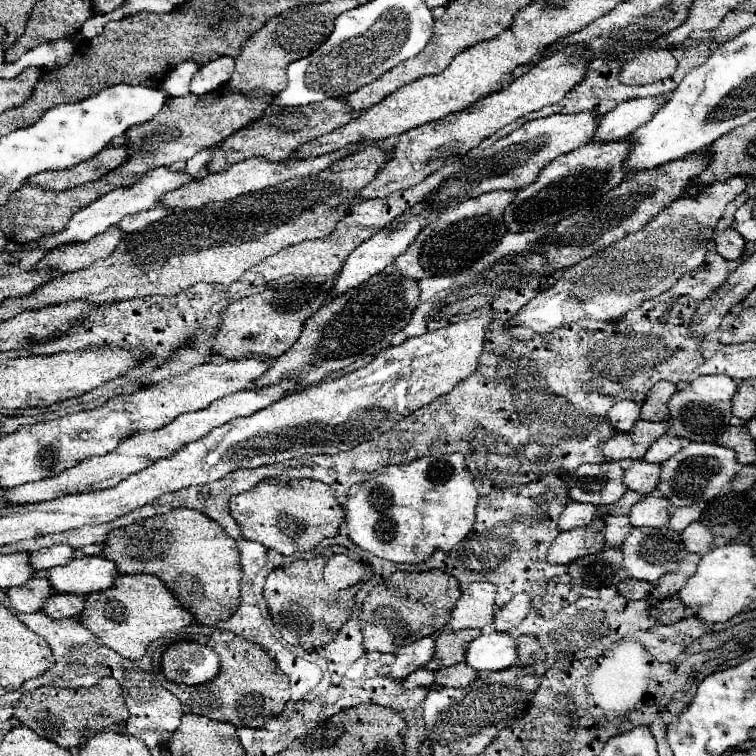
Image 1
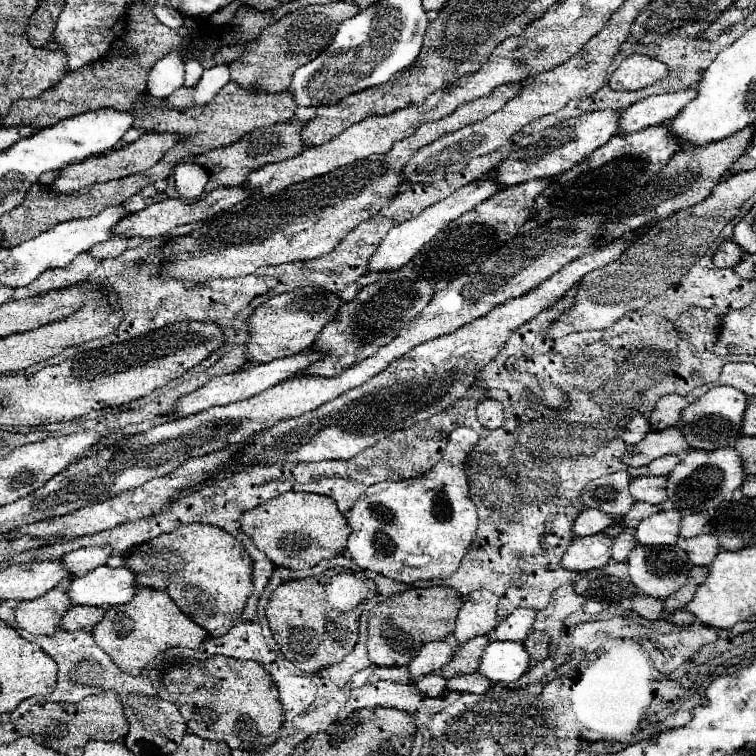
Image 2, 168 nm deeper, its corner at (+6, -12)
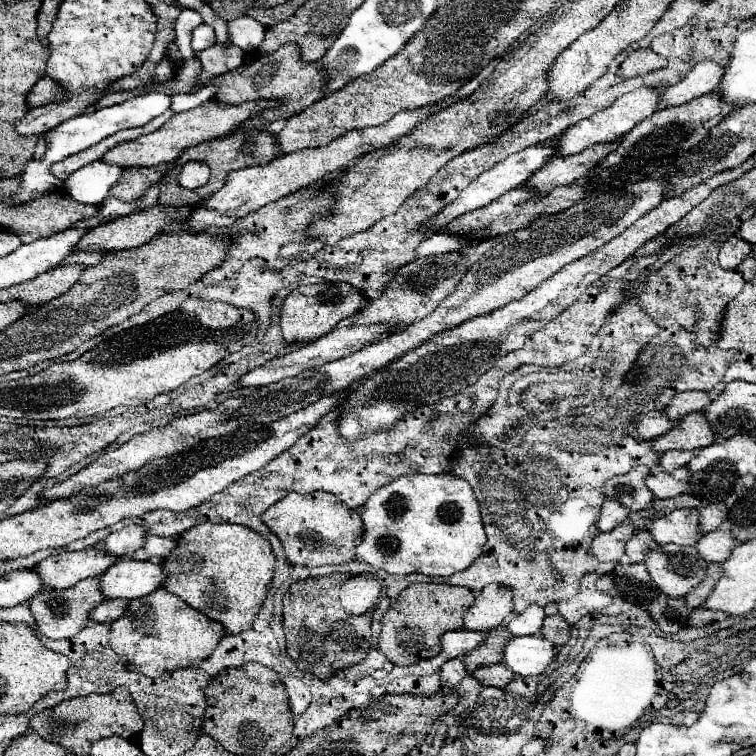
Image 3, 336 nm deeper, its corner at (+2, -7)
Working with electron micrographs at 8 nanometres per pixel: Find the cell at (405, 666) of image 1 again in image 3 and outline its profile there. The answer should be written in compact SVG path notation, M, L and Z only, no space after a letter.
M468 629L450 631L450 633L442 635L440 647L442 647L442 653L444 653L448 659L460 657L460 655L464 657L464 655L468 655L474 647L478 647L484 637L486 637L486 631L468 631Z

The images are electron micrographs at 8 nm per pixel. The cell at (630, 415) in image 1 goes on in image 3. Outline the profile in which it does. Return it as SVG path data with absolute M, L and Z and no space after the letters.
M650 411L644 419L638 421L636 425L636 431L642 439L654 439L654 437L660 437L664 435L666 431L670 431L674 427L674 423L662 413L662 411Z

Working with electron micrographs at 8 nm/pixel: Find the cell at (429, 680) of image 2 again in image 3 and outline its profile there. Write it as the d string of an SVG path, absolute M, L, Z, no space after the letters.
M450 659L440 667L440 681L442 687L456 687L462 679L466 677L466 669L464 669L464 661L462 659Z

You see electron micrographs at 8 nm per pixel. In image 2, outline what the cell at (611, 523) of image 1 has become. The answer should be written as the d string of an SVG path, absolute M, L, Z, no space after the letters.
M630 530L622 532L618 538L614 538L612 558L614 558L616 562L626 562L626 560L628 560L628 552L630 552L634 546L638 546L636 536L634 536Z

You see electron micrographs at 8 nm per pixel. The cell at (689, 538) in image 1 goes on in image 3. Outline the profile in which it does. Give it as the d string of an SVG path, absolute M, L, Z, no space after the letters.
M712 531L712 533L702 535L694 547L702 555L704 561L722 563L730 555L734 543L736 543L736 539L730 531Z

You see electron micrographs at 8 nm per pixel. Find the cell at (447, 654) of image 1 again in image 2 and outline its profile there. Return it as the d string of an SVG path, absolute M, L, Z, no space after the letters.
M480 636L480 638L468 640L466 644L462 644L458 648L454 658L446 664L446 668L440 670L440 674L444 674L446 678L454 678L454 676L460 676L460 674L476 672L478 664L480 664L480 658L482 658L482 652L484 652L484 648L488 644L490 644L488 636Z

